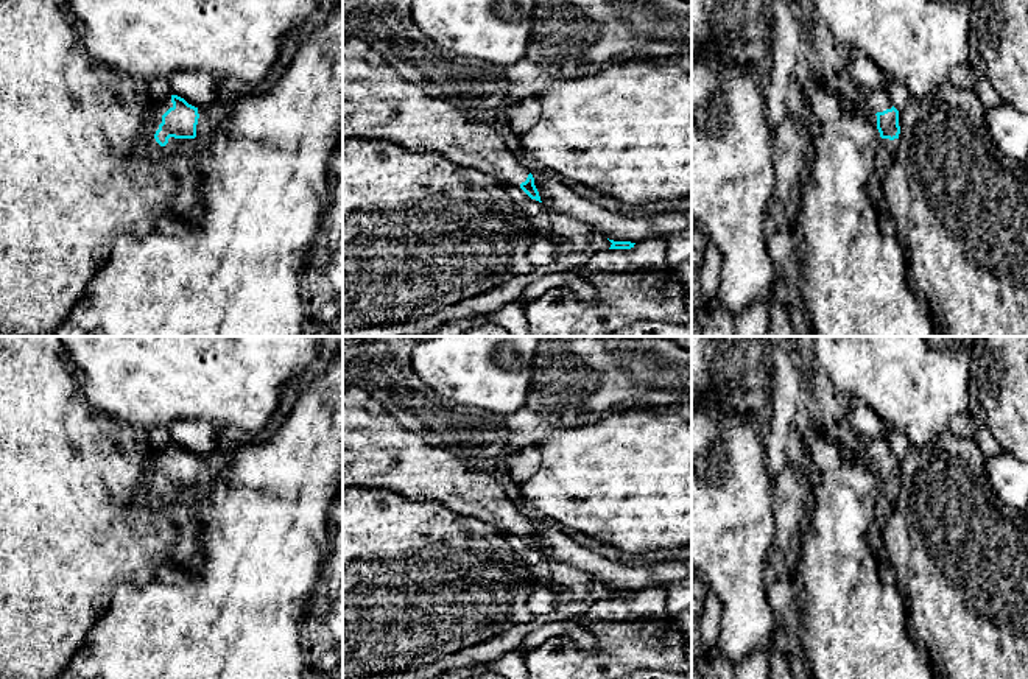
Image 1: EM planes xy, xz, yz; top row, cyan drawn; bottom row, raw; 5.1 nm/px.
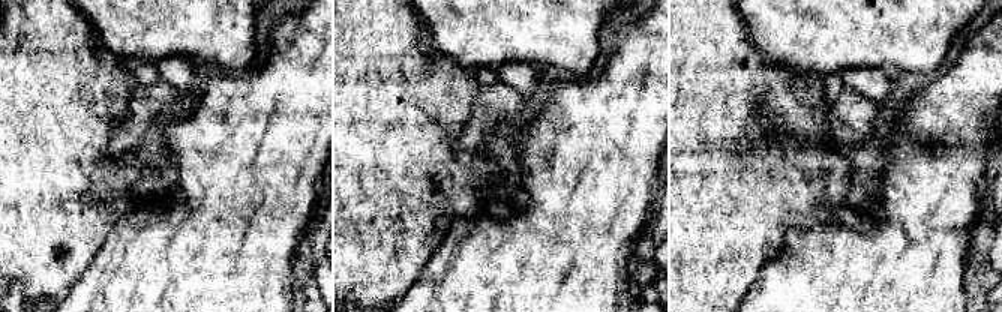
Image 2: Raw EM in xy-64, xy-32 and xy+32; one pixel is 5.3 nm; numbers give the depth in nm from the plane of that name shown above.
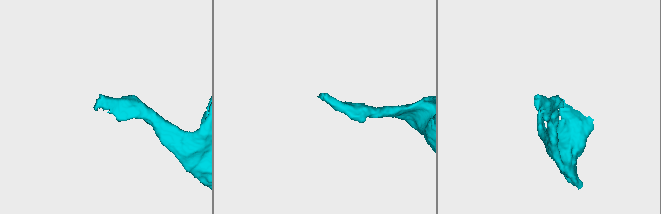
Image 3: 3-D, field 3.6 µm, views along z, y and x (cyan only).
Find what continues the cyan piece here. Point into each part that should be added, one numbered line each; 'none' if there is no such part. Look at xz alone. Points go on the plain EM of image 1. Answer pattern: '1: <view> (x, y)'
1: xz (377, 452)

